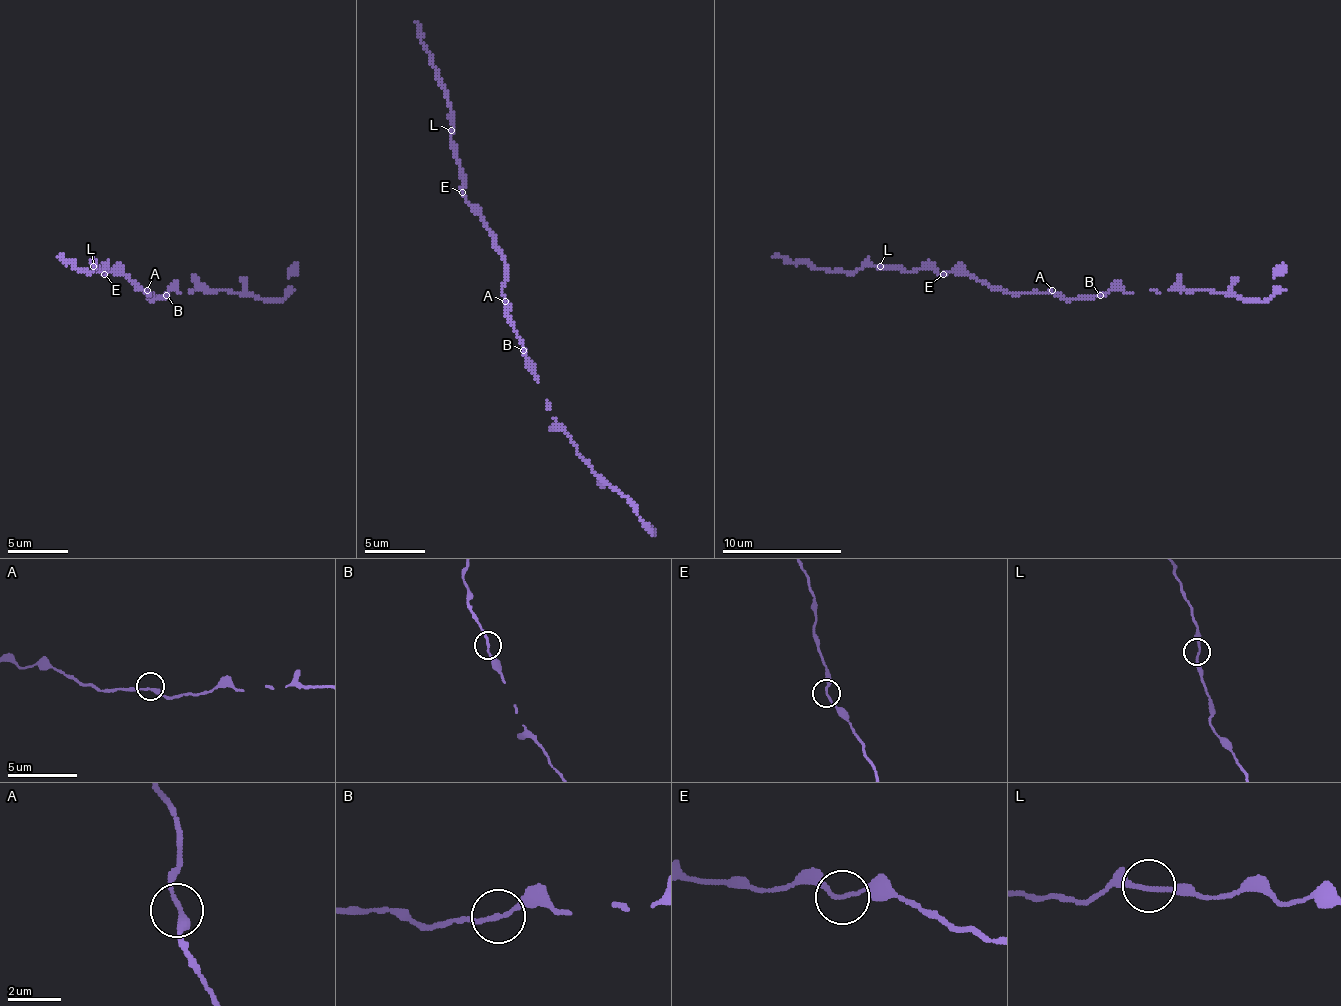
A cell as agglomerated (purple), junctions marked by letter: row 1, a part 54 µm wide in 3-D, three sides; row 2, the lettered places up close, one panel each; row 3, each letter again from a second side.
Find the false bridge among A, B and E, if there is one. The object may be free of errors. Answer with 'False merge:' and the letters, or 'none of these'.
False merge: none of these

